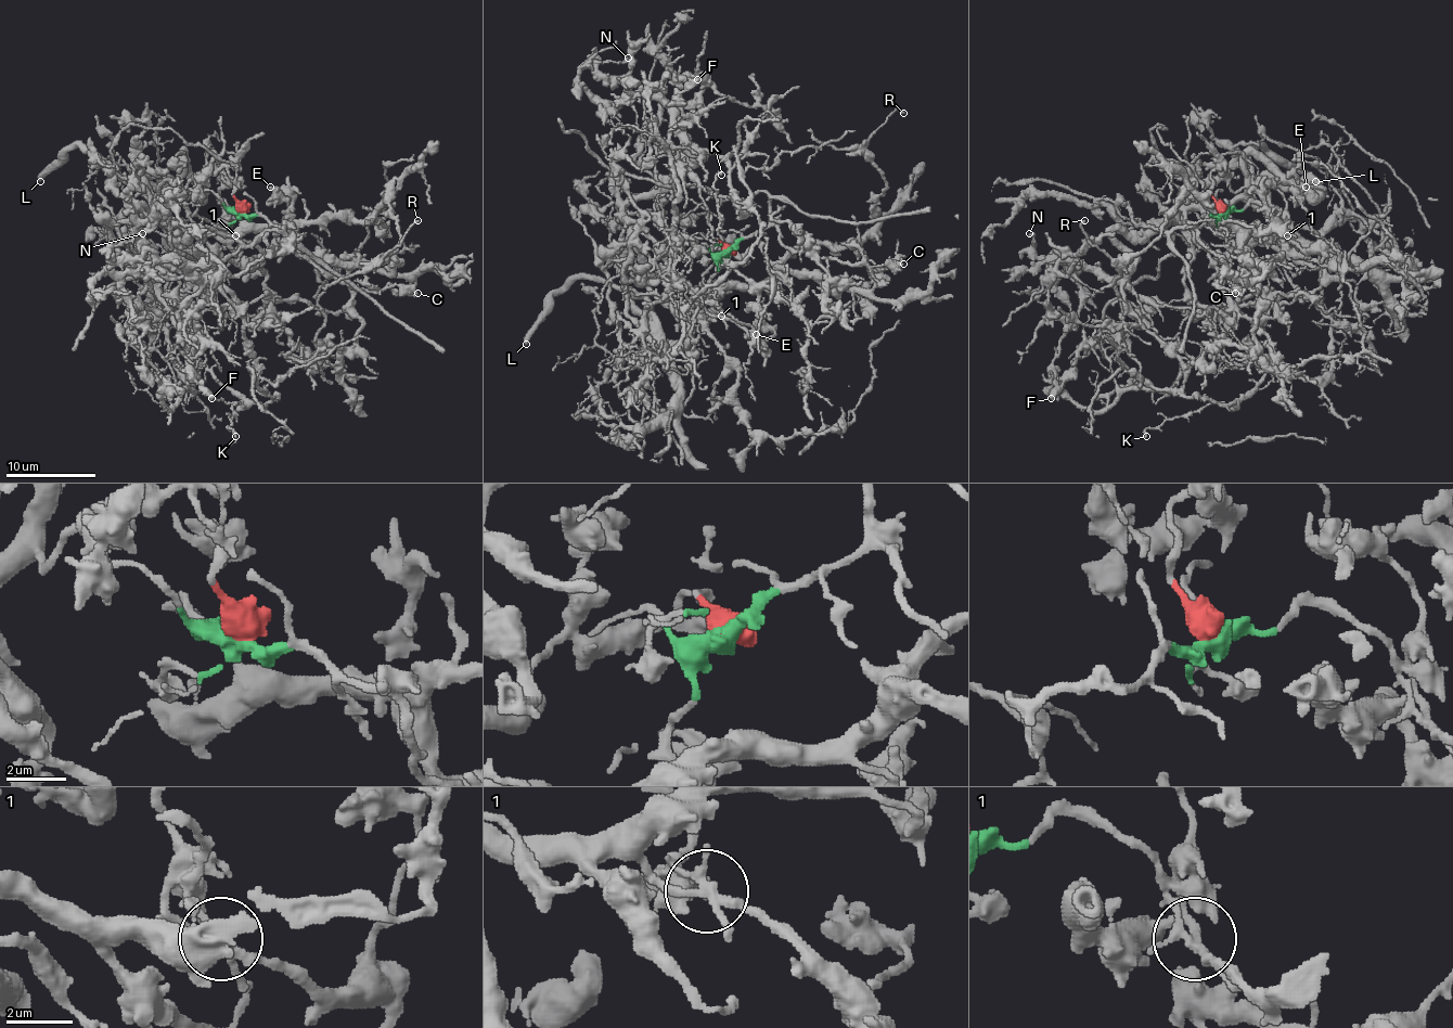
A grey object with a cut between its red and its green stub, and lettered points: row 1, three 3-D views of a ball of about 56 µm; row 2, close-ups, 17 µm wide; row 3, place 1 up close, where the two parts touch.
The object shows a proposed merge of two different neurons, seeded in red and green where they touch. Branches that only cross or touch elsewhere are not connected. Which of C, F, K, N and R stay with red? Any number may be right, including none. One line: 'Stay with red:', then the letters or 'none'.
Stay with red: F, K, N, R

